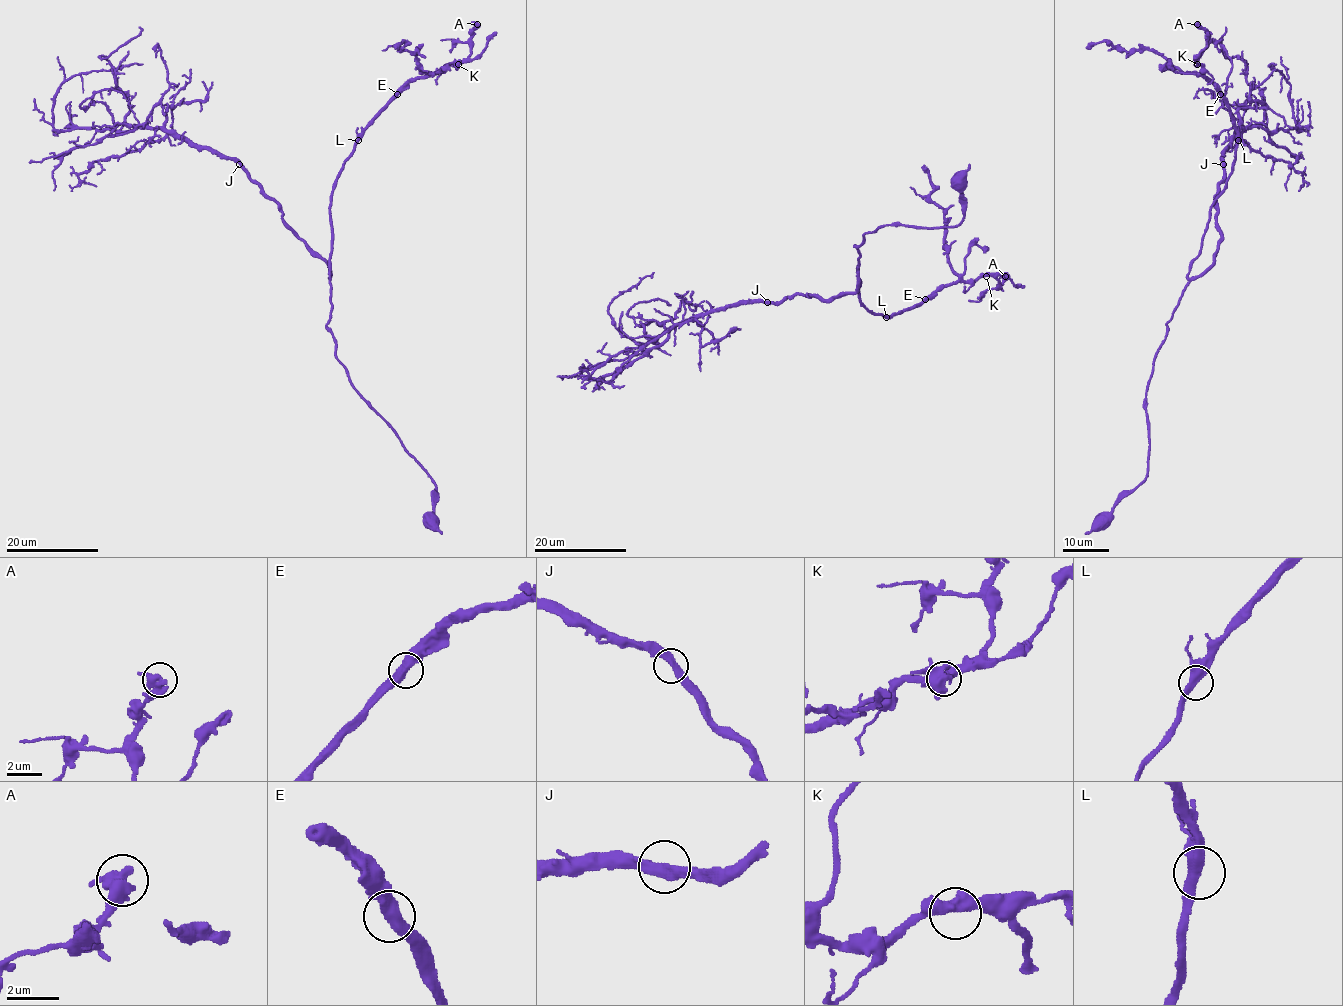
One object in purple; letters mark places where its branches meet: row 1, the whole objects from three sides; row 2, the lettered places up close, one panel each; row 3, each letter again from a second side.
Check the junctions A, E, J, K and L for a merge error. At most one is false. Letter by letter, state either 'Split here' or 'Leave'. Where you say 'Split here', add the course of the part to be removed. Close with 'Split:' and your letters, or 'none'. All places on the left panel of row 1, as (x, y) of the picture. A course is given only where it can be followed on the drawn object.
A: Leave
E: Leave
J: Leave
K: Leave
L: Leave
Split: none

